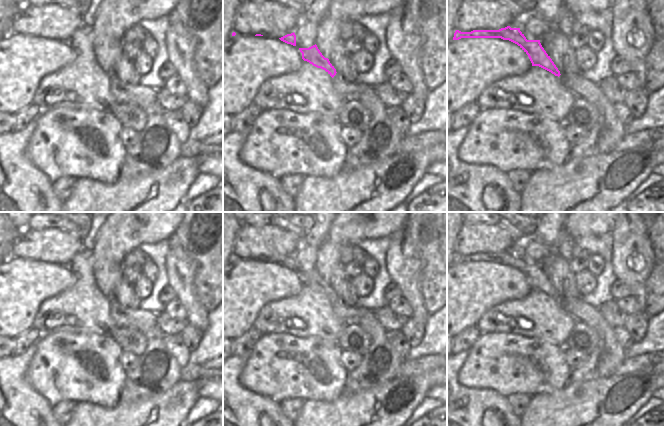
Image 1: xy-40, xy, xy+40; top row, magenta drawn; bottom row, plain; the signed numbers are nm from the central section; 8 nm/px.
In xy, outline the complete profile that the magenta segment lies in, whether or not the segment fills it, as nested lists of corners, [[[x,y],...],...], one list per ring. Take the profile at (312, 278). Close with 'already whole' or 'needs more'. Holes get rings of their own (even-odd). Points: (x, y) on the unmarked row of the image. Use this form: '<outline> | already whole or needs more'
[[[316,268],[309,272],[299,272],[299,274],[302,277],[302,283],[304,285],[325,294],[332,301],[334,313],[342,322],[345,324],[358,322],[360,317],[360,307],[349,308],[345,306],[342,300],[336,296],[336,293],[330,287],[329,283],[322,279]]] | needs more

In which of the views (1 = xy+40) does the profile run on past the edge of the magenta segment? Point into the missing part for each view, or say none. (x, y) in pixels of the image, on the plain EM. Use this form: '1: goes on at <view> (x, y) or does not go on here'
1: does not go on here

